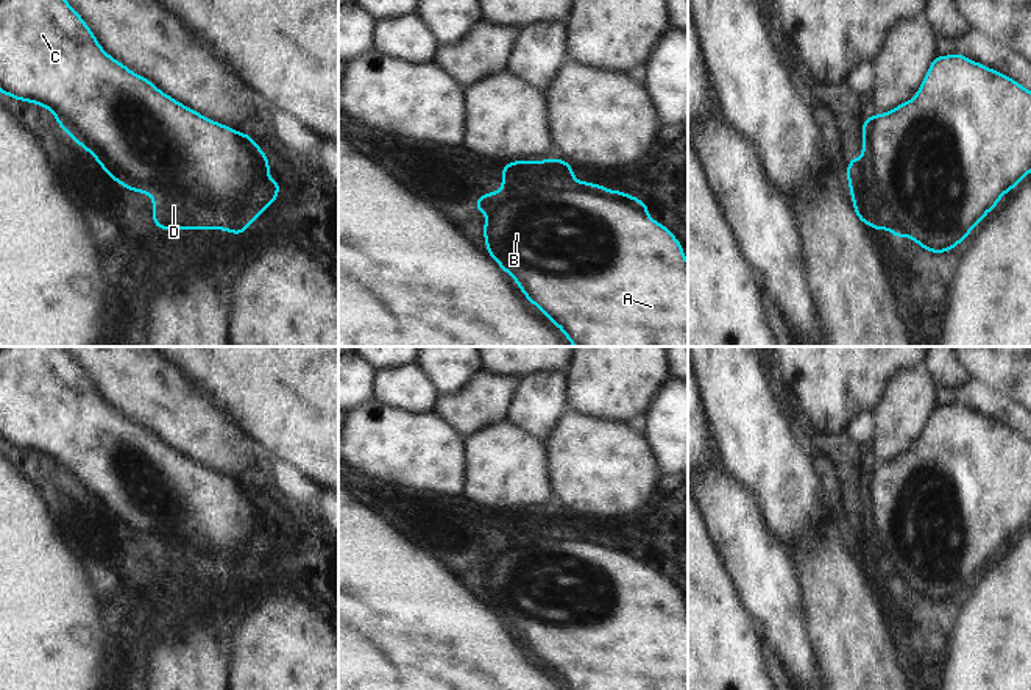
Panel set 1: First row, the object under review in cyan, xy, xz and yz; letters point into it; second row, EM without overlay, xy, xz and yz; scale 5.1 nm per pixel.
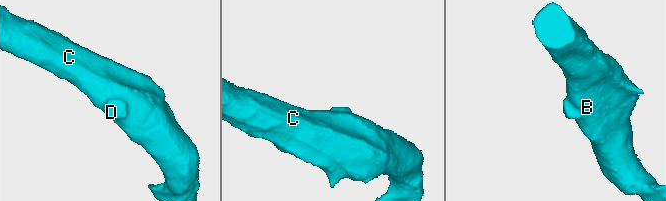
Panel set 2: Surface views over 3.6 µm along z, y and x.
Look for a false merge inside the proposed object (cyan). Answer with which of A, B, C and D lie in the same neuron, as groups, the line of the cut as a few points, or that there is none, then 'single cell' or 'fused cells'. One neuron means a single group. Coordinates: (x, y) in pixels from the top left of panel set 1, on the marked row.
A B C D; no cut; single cell

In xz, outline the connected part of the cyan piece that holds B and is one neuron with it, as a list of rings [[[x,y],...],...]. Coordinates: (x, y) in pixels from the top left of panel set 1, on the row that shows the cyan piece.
[[[558,158],[546,161],[515,161],[502,167],[502,189],[477,197],[474,209],[487,215],[484,237],[487,253],[513,276],[521,292],[555,323],[574,347],[688,347],[688,262],[682,244],[668,226],[647,215],[649,206],[636,197],[604,186],[576,181],[574,170]]]

